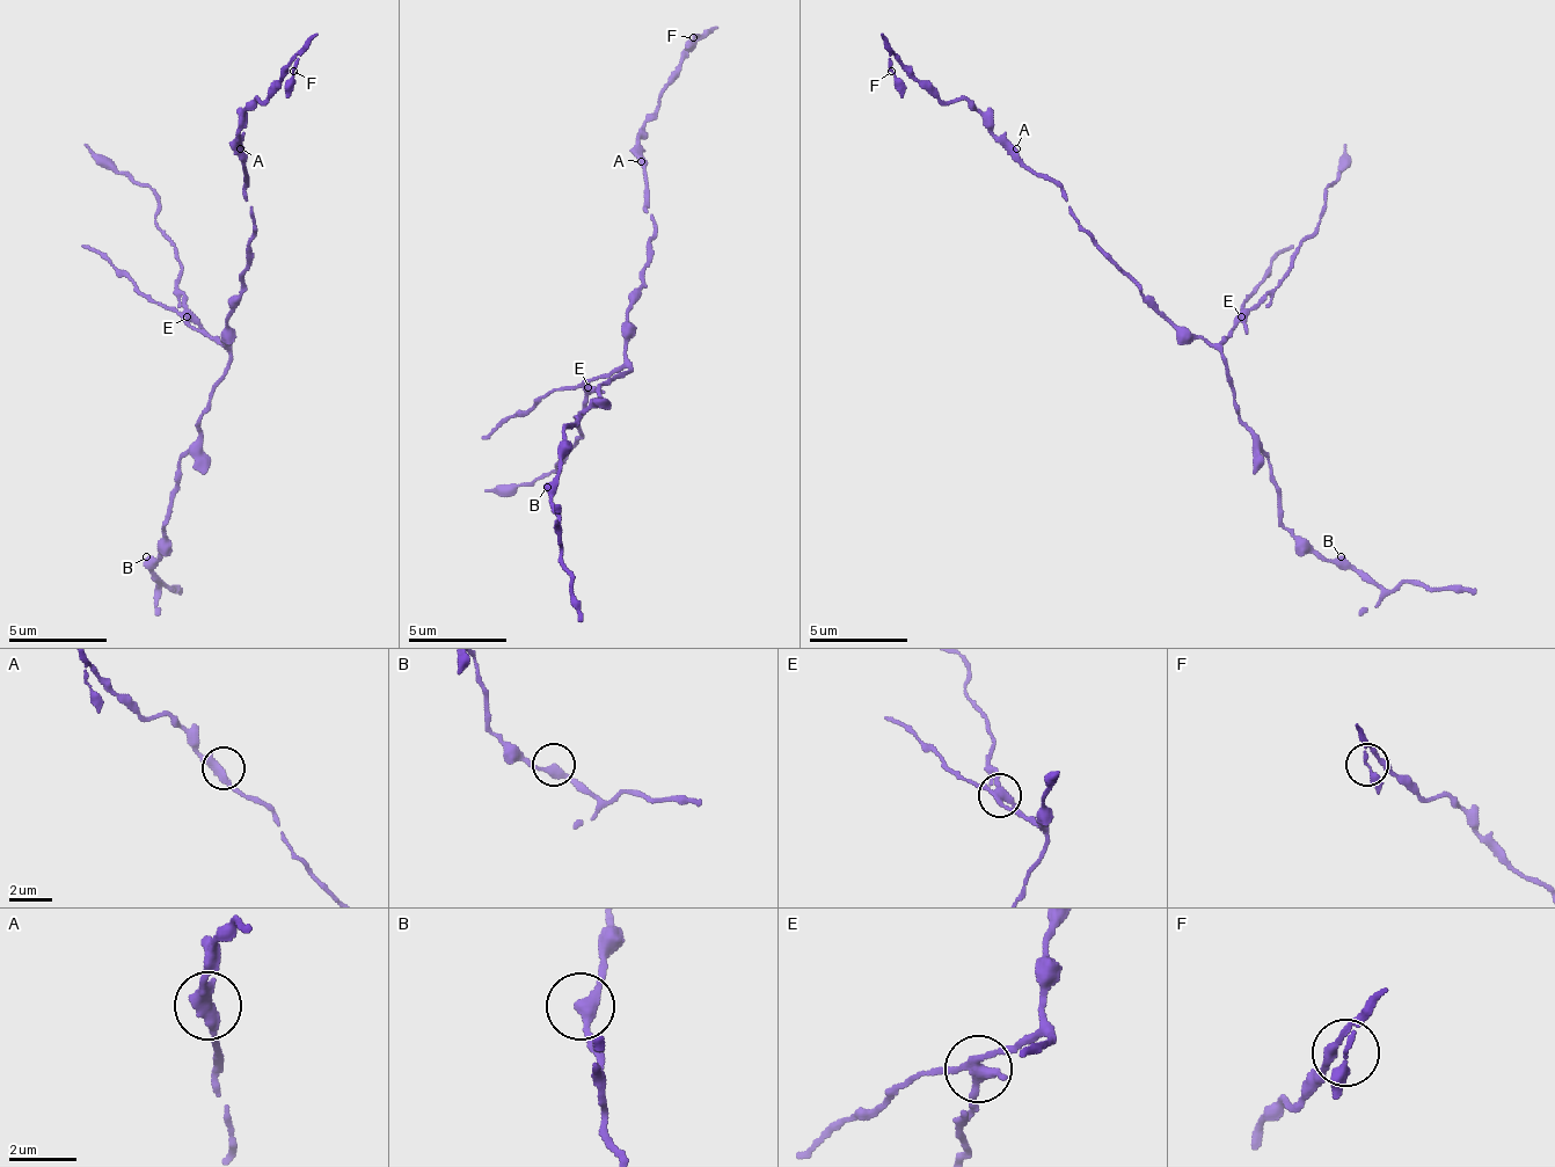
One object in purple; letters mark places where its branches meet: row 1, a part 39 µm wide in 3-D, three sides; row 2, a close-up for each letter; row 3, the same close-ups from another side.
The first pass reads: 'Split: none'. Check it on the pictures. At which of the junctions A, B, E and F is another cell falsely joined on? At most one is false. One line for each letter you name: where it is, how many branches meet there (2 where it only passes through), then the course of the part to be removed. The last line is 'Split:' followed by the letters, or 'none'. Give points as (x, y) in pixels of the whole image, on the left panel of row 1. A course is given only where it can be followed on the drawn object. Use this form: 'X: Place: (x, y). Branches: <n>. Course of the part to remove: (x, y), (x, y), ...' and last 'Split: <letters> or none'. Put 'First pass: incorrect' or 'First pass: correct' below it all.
E: Place: (187, 316). Branches: 3. Course of the part to remove: (185, 315), (176, 247), (157, 227), (157, 197), (112, 173), (82, 143)
Split: E
First pass: incorrect

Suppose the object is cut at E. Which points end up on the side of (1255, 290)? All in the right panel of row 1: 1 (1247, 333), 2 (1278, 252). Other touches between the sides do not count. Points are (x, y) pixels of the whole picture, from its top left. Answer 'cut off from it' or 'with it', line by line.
1: cut off from it
2: with it

